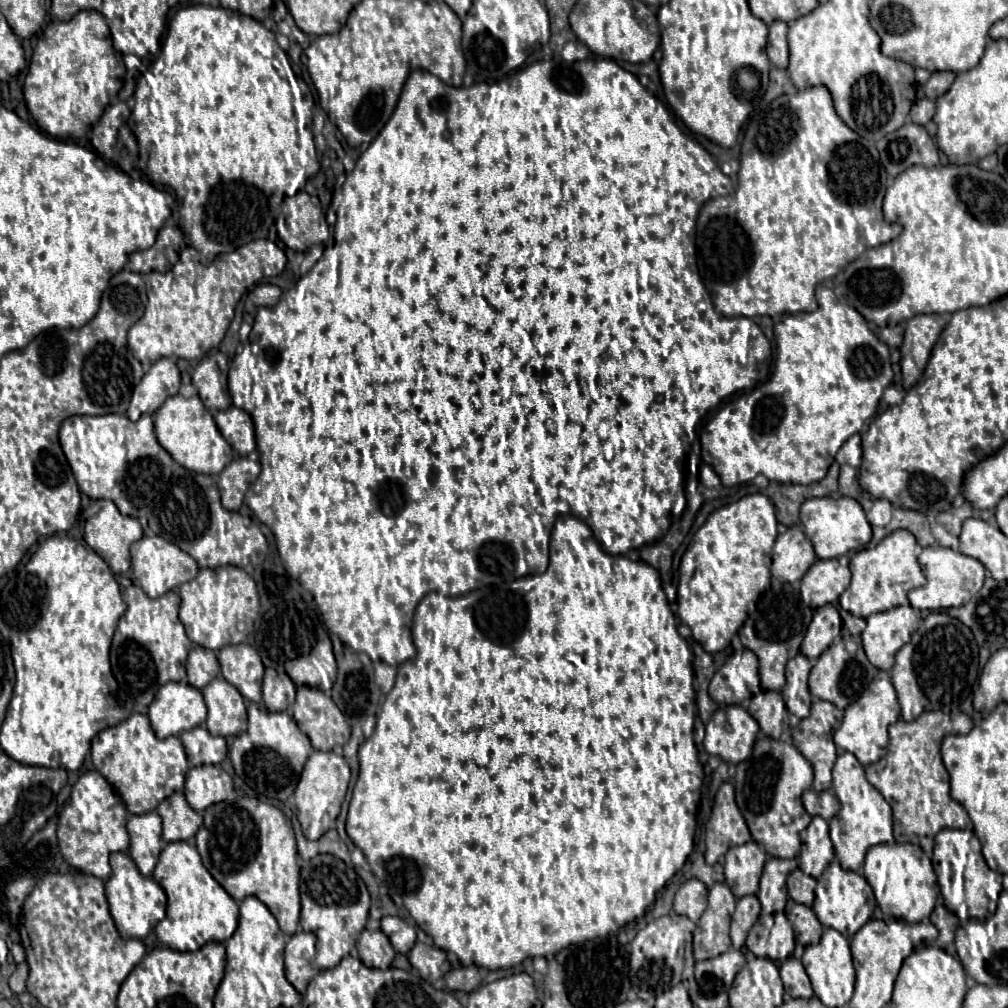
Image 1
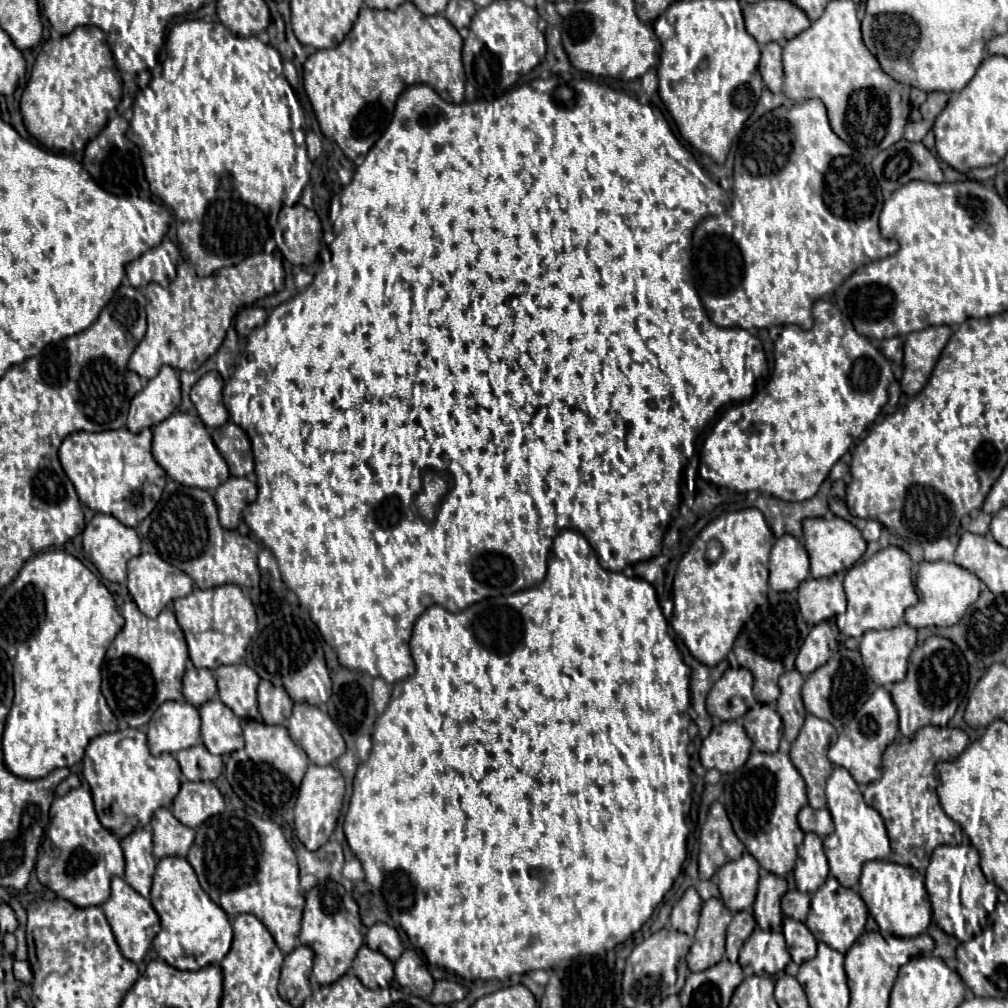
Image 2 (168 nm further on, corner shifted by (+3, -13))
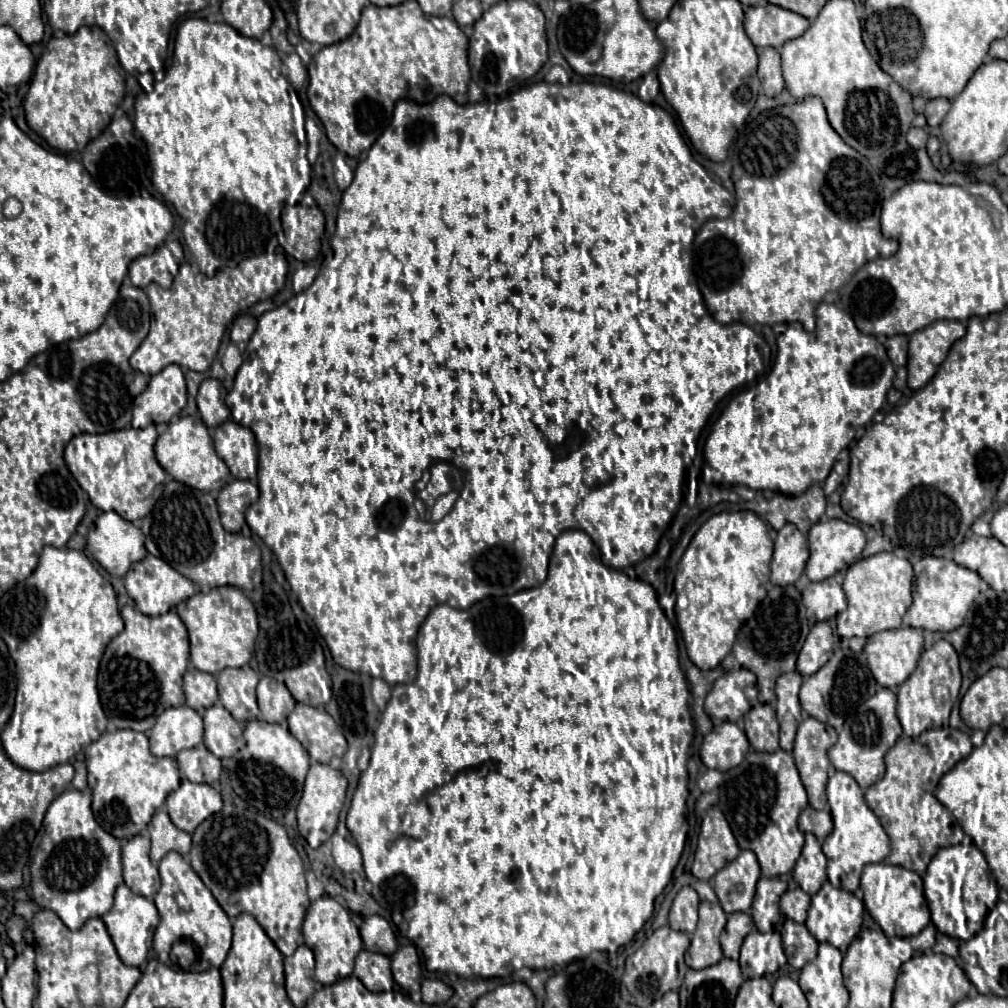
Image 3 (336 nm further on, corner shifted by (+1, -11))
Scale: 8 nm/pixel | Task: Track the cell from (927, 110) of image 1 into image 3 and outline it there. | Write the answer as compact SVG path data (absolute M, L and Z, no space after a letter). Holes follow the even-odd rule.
M911 127L909 133L907 133L907 143L913 147L913 149L923 149L925 143L927 143L927 133L923 129L917 129L917 127Z

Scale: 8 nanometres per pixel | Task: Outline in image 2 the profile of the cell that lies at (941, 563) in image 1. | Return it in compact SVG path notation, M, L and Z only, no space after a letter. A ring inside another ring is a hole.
M947 561L917 563L915 583L919 589L919 603L905 611L905 621L911 627L949 627L953 623L959 623L967 607L977 601L981 591L981 581L973 573Z

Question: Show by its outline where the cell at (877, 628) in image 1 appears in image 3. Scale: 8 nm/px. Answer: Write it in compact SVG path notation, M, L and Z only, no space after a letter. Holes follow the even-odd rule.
M899 627L899 629L891 629L891 631L881 631L875 633L867 639L865 643L865 655L867 655L867 665L875 677L875 681L881 687L887 689L895 689L899 687L917 667L919 655L923 651L923 631L913 629L913 627Z

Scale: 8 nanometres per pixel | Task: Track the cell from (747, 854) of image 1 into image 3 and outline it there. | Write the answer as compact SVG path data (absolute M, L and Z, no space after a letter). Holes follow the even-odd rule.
M741 851L735 861L725 865L713 877L713 891L725 913L743 911L749 913L755 895L755 883L761 877L761 869L755 853Z

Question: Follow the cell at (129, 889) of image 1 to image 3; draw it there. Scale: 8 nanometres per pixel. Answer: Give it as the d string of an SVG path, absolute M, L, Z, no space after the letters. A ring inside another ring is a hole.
M119 885L119 889L115 891L115 903L113 903L111 911L107 915L103 915L103 923L111 935L111 941L117 949L119 959L125 965L139 967L147 959L147 953L153 945L153 933L155 933L155 927L159 925L159 913L151 899L131 893L131 889L127 889L127 885Z

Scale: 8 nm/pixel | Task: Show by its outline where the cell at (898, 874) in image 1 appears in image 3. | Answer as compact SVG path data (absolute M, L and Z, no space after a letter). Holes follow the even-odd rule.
M871 863L863 869L861 889L865 893L863 903L869 915L879 923L887 937L913 937L923 931L929 921L929 909L923 897L923 881L915 871L891 865L891 863Z

